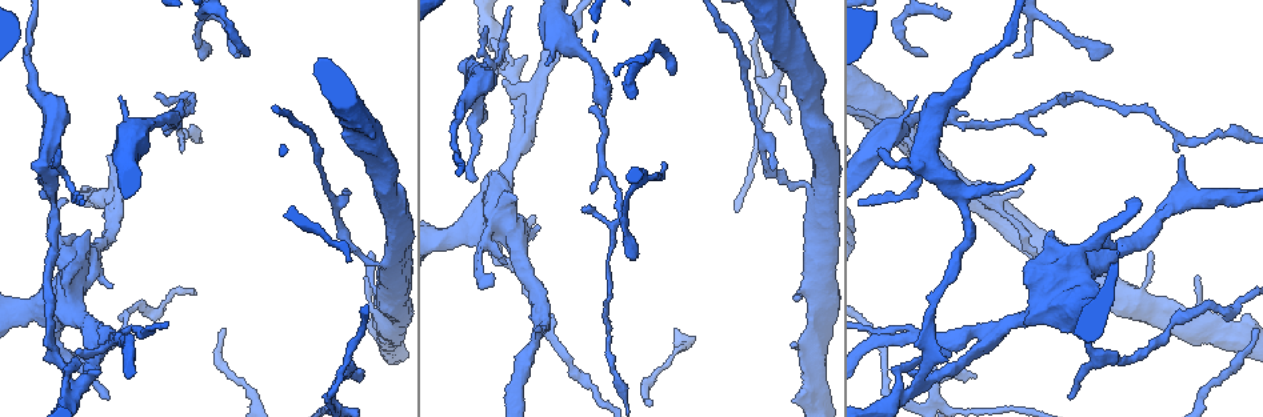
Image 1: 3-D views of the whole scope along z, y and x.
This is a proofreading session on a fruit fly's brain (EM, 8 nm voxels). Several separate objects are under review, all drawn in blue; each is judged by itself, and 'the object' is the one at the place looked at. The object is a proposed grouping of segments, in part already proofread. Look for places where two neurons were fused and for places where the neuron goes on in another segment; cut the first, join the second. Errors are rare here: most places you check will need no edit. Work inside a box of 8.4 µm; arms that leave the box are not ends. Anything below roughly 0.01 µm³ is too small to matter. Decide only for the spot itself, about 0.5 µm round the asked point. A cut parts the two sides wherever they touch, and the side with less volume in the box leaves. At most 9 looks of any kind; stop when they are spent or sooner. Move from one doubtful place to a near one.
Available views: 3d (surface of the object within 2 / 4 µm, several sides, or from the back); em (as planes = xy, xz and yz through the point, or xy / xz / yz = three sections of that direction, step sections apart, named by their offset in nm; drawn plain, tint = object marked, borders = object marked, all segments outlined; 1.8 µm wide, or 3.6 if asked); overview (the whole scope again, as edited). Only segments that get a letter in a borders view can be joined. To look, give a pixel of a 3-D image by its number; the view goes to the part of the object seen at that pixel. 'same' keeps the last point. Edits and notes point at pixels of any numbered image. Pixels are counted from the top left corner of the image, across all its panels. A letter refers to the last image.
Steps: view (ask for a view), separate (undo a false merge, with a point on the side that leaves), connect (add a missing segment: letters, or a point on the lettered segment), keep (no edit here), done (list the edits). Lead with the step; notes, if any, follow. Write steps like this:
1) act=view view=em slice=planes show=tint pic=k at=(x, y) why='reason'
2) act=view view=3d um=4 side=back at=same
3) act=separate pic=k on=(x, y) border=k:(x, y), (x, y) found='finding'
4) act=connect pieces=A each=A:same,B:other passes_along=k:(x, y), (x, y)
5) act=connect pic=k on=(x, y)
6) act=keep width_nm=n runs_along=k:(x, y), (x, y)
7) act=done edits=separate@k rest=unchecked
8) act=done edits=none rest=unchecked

act=view view=em slice=planes show=borders pic=1 at=(347, 191) why='thin end'

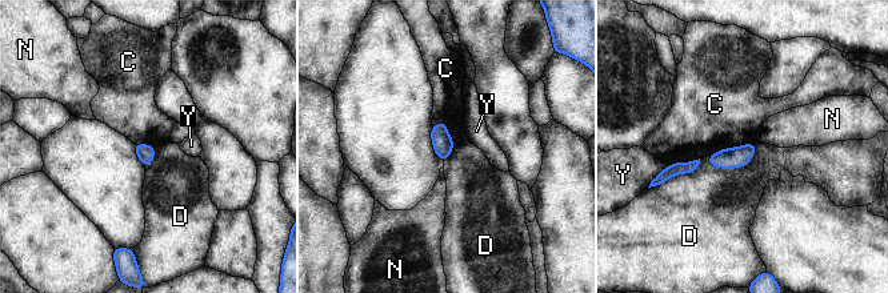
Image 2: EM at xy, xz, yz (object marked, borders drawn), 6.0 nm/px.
act=keep each=C:other,D:other,N:other,Y:other border=2:(754, 141), (726, 147), (710, 156) found='no lettered segment goes on from it'

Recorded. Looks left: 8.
act=view view=3d um=4 pic=1 at=(924, 54) why='tapers out'

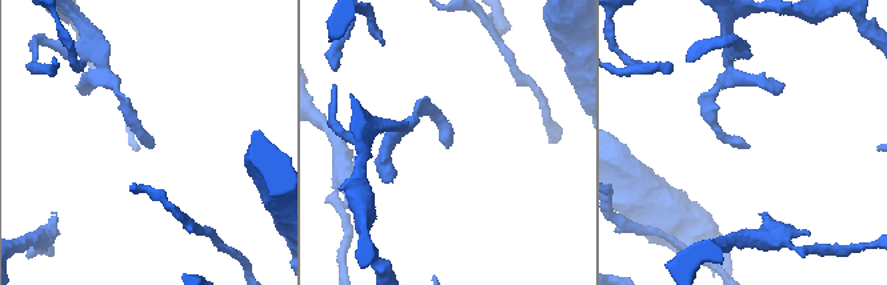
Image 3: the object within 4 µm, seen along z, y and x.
act=view view=em slice=xy step=4 show=tint pic=3 at=(748, 148) why='need the tissue'

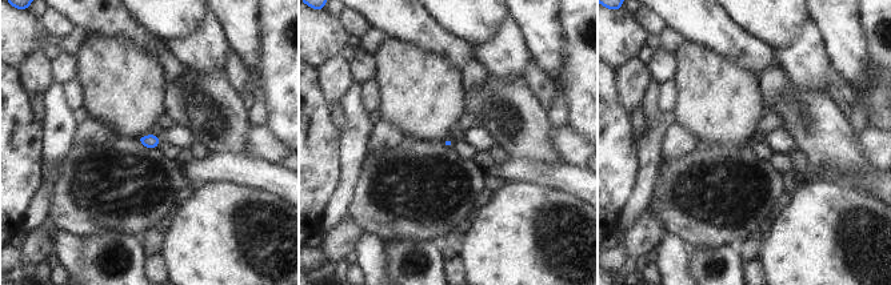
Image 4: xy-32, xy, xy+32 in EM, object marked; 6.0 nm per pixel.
act=view view=em slice=xy step=4 show=borders at=same why='see the neighbours'

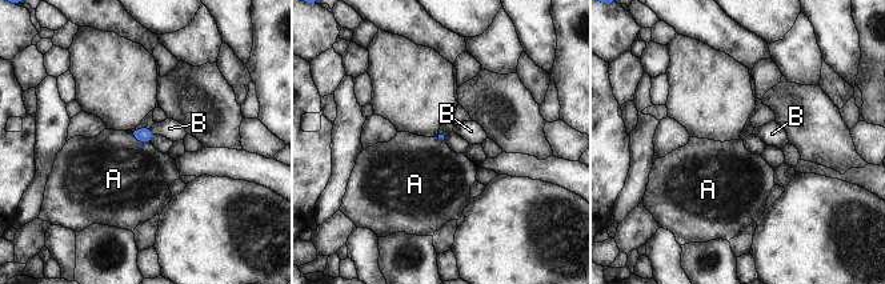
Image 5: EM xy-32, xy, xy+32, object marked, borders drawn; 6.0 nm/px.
act=keep each=A:other,B:other border=5:(129, 134), (136, 139), (149, 142) found='no lettered segment goes on from it'

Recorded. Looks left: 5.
act=view view=3d um=4 pic=1 at=(1150, 253) why='branch stops here'

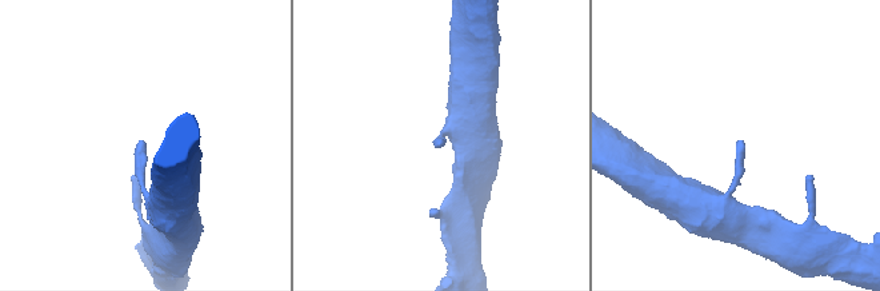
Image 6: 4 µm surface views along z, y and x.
act=view view=em slice=planes show=borders pic=6 at=(438, 146) why='shape alone is not enough'

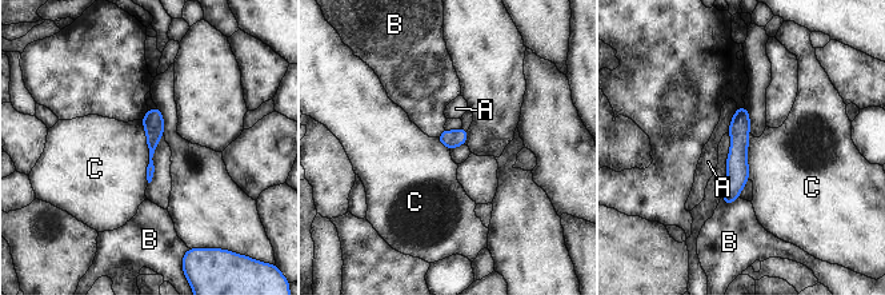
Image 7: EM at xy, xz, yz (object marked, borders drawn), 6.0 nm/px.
act=keep width_nm=110 longest_contact=C:380nm each=A:other,B:other,C:other found='none of them fits'

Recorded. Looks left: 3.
act=view view=3d um=4 pic=1 at=(975, 379) why='tapers out'

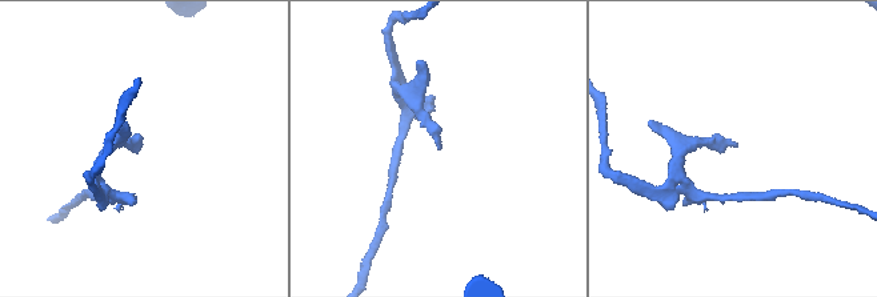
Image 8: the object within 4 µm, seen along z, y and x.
act=view view=em slice=yz step=4 show=borders pic=8 at=(138, 144)

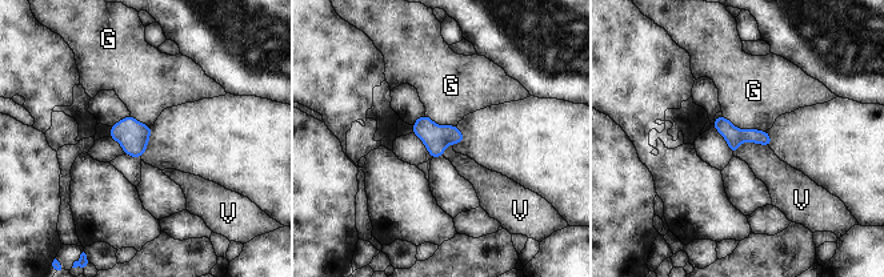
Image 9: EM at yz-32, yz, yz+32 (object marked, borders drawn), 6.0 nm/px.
act=view view=em slice=planes show=borders at=same why='cut it another way'

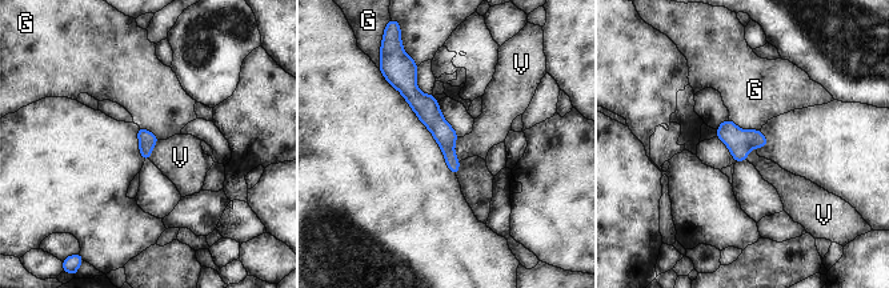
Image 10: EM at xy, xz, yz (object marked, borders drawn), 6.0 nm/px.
act=keep width_nm=110 each=G:other,V:other runs_along=10:(405, 75), (444, 134), (455, 170) found='none of them fits'

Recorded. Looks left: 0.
act=done edits=none rest=unchecked

